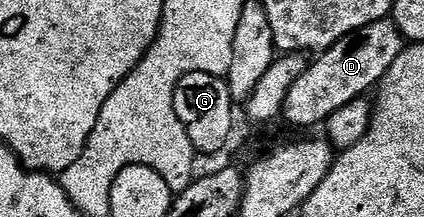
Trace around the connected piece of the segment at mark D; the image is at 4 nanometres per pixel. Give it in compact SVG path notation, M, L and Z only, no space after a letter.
M391 18L373 22L360 32L337 41L328 52L312 59L297 82L293 82L283 103L282 119L299 128L322 125L334 112L341 110L341 106L349 106L349 102L366 97L367 91L371 87L374 89L391 69L393 62L397 62L404 47L403 36Z

